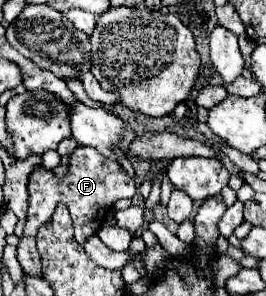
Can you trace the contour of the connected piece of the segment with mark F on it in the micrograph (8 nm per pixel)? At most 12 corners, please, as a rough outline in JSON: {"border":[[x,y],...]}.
{"border":[[77,147],[63,177],[37,165],[17,259],[43,275],[37,229],[67,205],[83,243],[133,177],[91,147]]}

